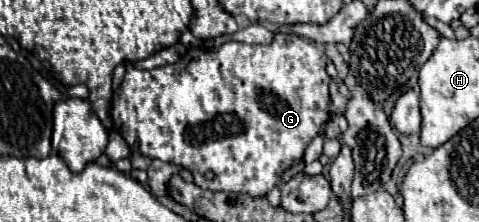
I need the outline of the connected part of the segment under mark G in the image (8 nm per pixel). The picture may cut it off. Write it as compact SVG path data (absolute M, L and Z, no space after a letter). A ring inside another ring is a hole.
M277 33L277 37L273 39L271 45L249 45L249 43L241 43L241 41L227 41L223 43L219 49L189 49L177 63L173 65L163 65L163 67L155 67L155 69L137 69L131 61L125 61L125 75L123 81L117 89L117 97L113 97L113 105L111 105L111 117L113 117L113 127L115 131L129 143L131 151L137 151L141 155L147 155L151 159L161 159L165 163L171 165L181 165L185 169L189 169L195 177L195 183L201 189L213 189L213 191L231 191L231 193L253 193L253 197L259 197L261 193L267 193L271 187L277 185L277 181L281 179L283 171L289 169L291 165L299 163L303 157L305 147L311 143L313 137L321 135L327 121L331 119L329 113L329 81L331 77L325 71L327 67L327 55L317 49L311 41L297 37L295 33ZM205 171L211 171L215 177L213 179L205 179Z

